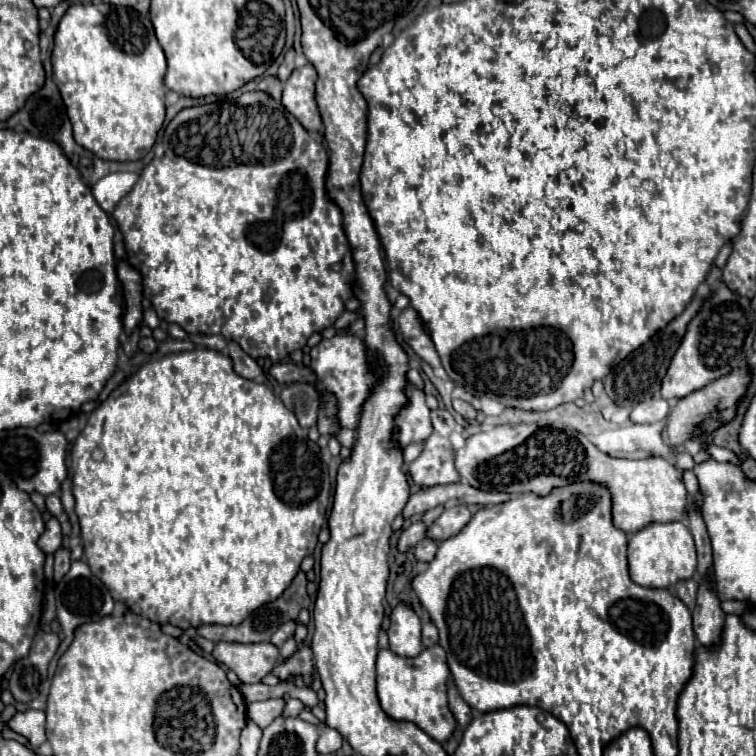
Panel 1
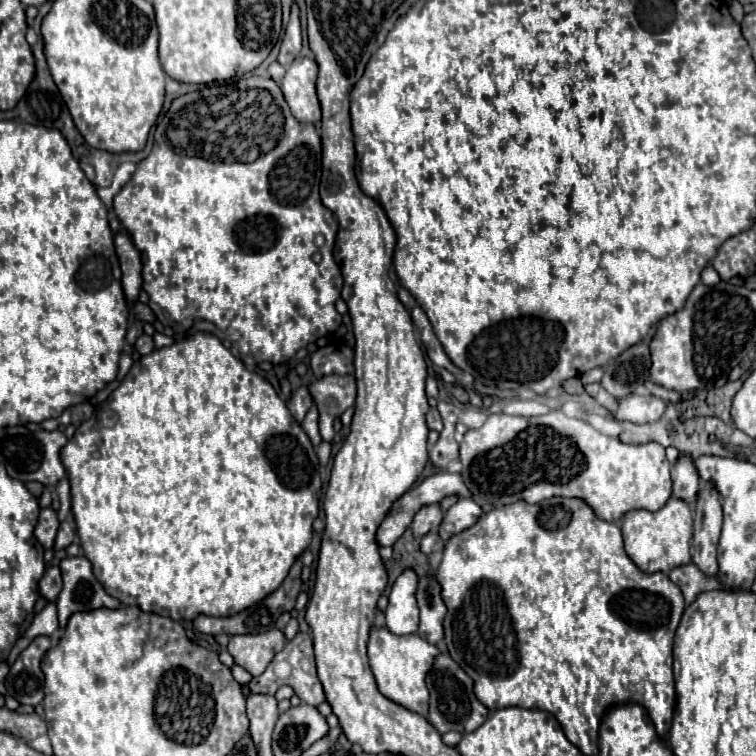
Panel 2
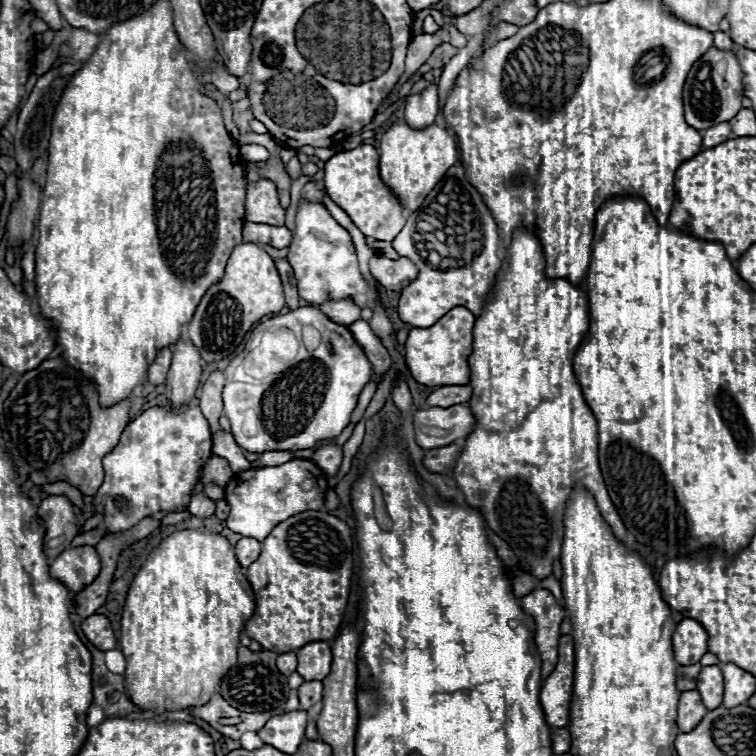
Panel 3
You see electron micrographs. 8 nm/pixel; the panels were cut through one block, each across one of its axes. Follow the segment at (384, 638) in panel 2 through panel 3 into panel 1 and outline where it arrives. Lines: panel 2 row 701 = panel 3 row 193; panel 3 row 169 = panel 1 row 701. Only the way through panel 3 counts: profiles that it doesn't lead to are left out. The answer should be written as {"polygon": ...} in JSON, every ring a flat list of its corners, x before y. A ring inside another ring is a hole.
{"polygon":[[440,646,424,648,416,658,402,658,396,656,390,650,380,650,378,660,376,660,376,670,378,670,378,700,382,704,382,710,398,722,414,722,420,730,424,730,430,738,436,742,444,744,452,738,456,730,456,718,452,710,448,708,448,680,450,680,450,668,446,664,446,652]]}

